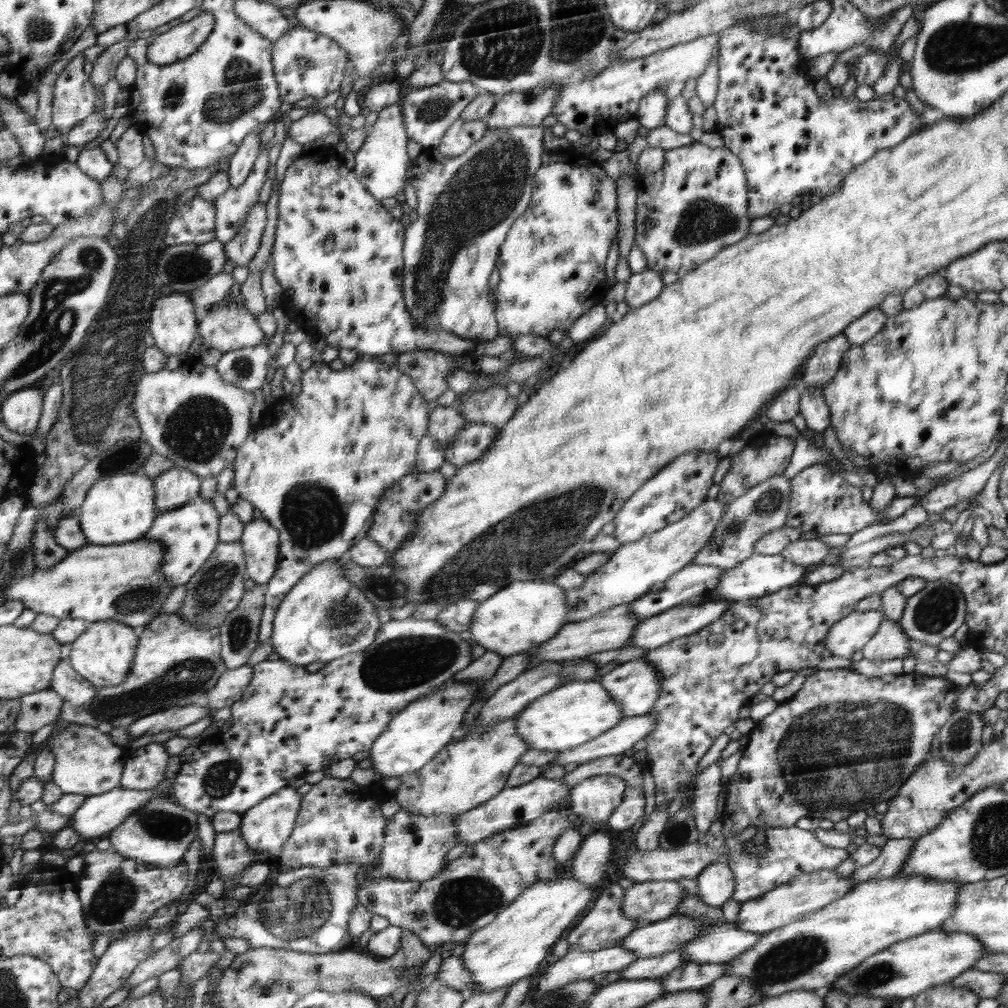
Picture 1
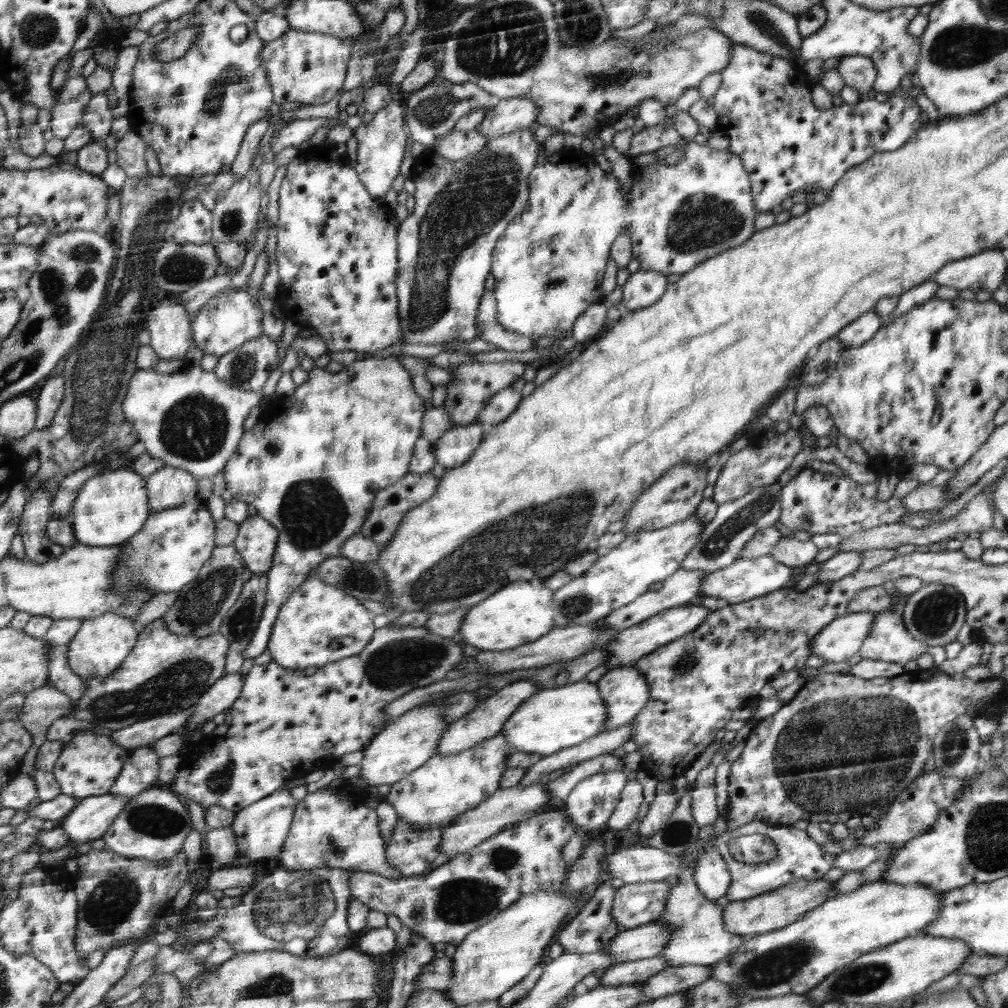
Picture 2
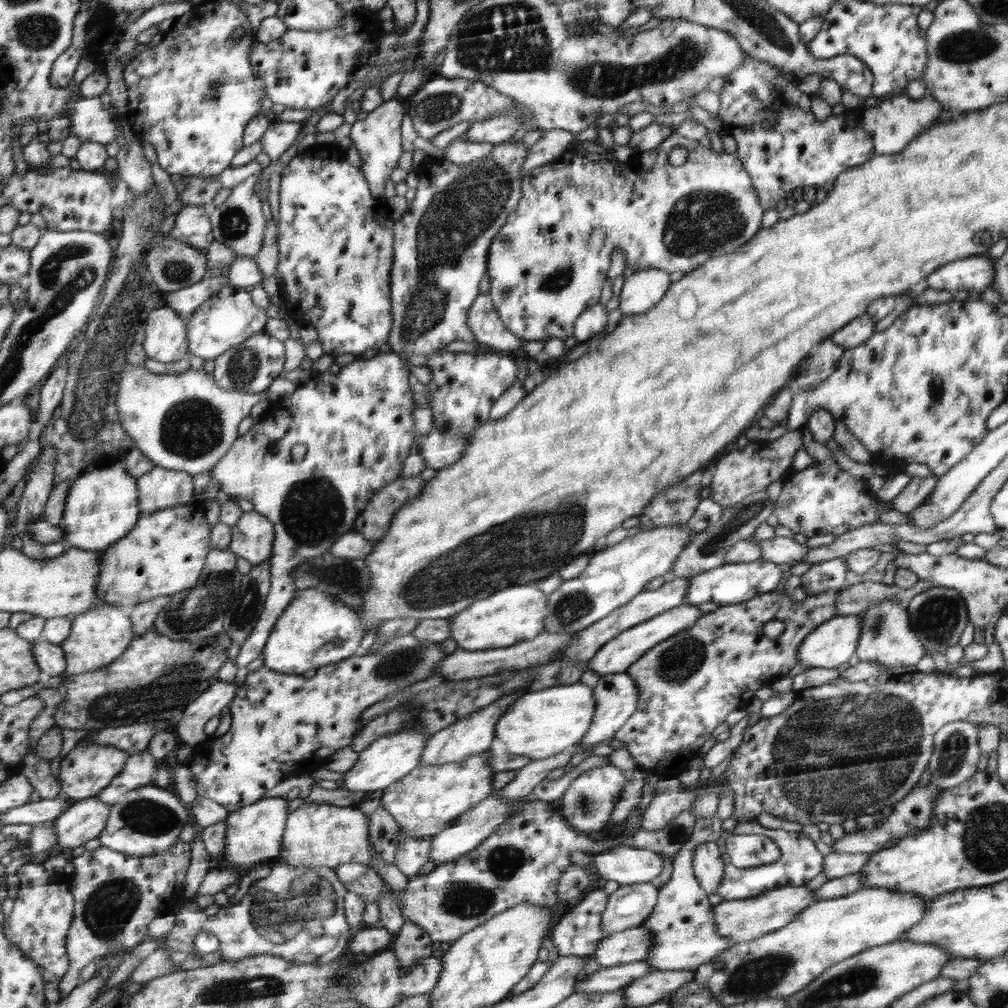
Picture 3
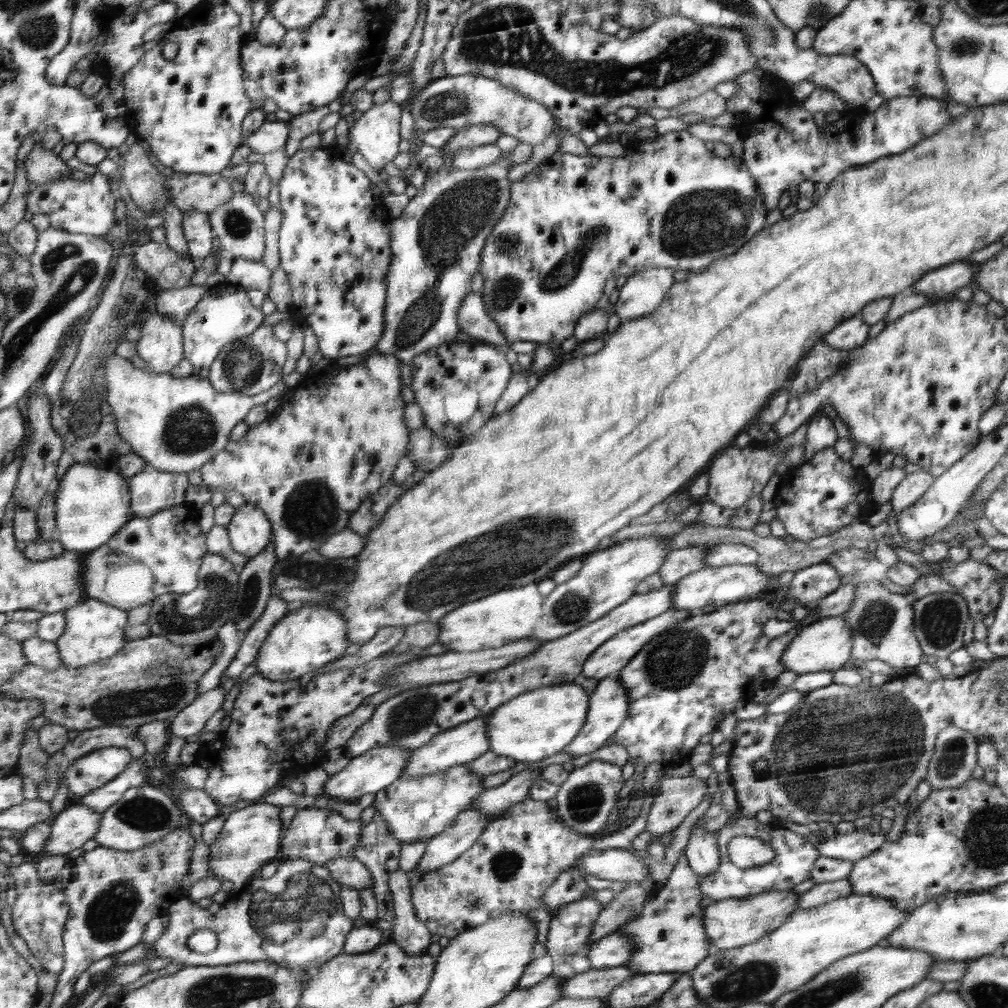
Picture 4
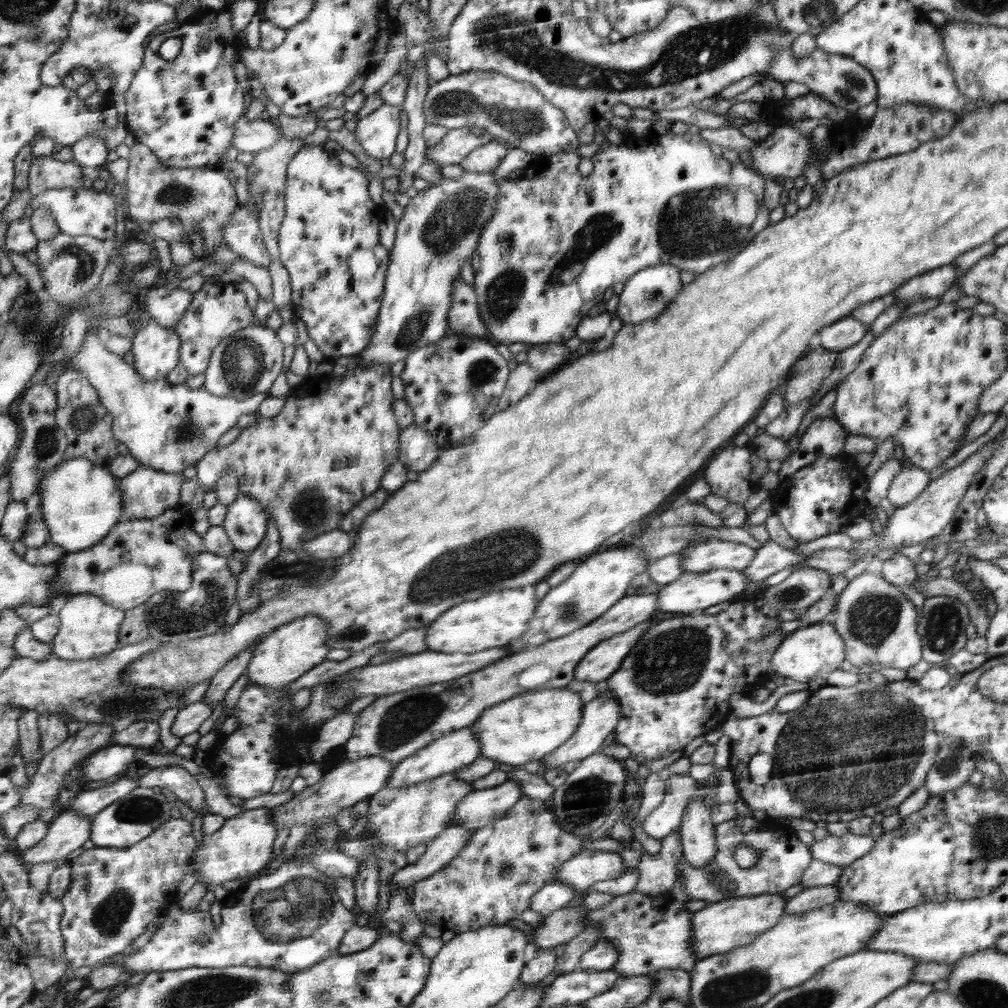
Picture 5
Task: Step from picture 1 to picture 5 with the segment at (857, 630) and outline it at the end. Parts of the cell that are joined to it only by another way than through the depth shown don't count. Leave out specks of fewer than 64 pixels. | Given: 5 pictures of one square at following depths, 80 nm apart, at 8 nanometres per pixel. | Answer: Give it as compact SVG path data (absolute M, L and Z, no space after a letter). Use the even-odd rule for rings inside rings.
M821 622L796 629L784 635L782 642L771 658L773 674L796 682L808 682L813 678L826 678L845 660L845 644L831 622Z

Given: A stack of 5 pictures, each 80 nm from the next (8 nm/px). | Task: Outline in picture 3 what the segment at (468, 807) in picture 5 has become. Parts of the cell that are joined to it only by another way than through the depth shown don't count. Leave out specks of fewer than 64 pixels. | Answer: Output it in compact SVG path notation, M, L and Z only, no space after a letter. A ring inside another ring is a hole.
M583 744L574 745L574 748L570 751L564 749L562 753L555 754L555 756L530 761L526 766L519 768L514 780L503 789L497 791L497 794L499 794L501 798L505 798L507 802L527 798L532 792L532 789L539 782L542 782L542 779L545 778L550 770L556 767L564 767L570 762L570 756L572 756L572 754L582 751L586 752L587 750L590 752L594 745L596 744L591 744L590 746L583 746Z

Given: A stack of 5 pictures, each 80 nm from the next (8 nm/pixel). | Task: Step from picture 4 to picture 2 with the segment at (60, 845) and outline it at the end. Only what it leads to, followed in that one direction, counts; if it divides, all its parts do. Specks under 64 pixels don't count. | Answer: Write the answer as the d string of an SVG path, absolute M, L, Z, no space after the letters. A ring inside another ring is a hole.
M109 792L83 798L59 820L58 825L65 830L72 844L91 842L106 834L131 798Z

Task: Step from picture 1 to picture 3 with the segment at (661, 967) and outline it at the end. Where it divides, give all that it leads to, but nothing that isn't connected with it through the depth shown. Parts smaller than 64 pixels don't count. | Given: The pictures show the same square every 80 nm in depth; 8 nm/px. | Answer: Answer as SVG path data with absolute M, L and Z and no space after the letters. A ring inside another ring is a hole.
M644 960L630 962L627 964L601 968L597 972L588 975L578 982L577 988L581 992L590 994L591 992L614 992L621 990L629 982L648 976L654 971Z

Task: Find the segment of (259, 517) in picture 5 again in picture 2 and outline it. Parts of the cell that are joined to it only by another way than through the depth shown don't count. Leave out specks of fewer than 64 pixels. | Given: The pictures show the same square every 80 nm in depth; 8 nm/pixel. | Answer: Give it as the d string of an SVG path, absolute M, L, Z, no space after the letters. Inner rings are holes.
M256 514L239 524L233 544L243 556L250 572L254 575L266 575L275 562L279 531L267 519Z

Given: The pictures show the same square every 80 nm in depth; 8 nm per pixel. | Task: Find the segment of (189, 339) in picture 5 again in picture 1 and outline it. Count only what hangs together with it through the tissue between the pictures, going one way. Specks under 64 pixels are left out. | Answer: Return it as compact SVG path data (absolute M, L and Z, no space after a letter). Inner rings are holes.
M240 295L233 298L226 296L207 308L206 314L200 319L199 333L204 349L216 348L222 353L243 349L247 346L256 346L260 343L266 343L268 346L275 344L272 338L264 334L259 326L258 316L245 307Z

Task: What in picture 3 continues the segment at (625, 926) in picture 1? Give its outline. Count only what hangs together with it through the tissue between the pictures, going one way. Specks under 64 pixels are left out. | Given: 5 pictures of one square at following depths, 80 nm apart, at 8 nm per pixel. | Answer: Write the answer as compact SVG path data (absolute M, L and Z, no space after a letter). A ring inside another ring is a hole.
M603 886L597 890L590 891L583 895L579 901L571 904L570 912L566 916L560 918L560 922L556 922L554 930L552 930L552 944L556 946L556 956L550 956L549 963L552 964L559 957L585 957L592 956L599 947L600 942L606 938L604 931L600 929L602 922L602 913L607 909L608 898L610 895L605 894Z

